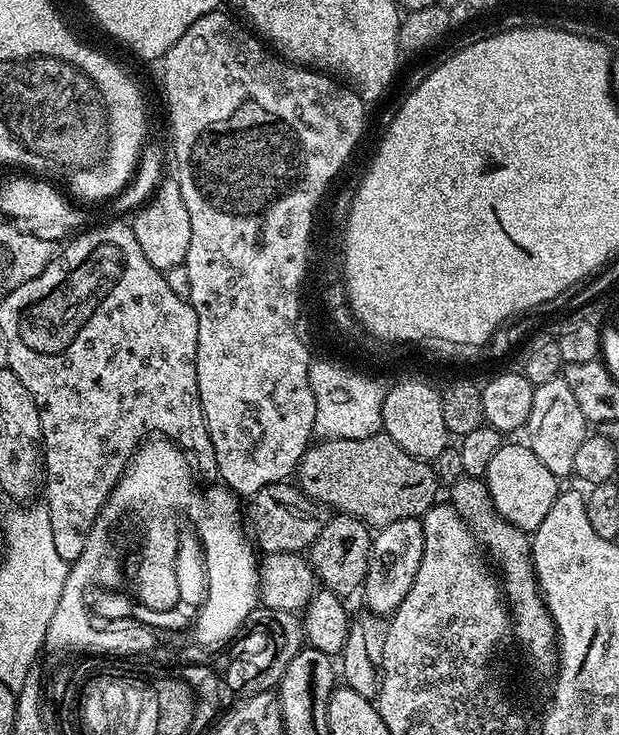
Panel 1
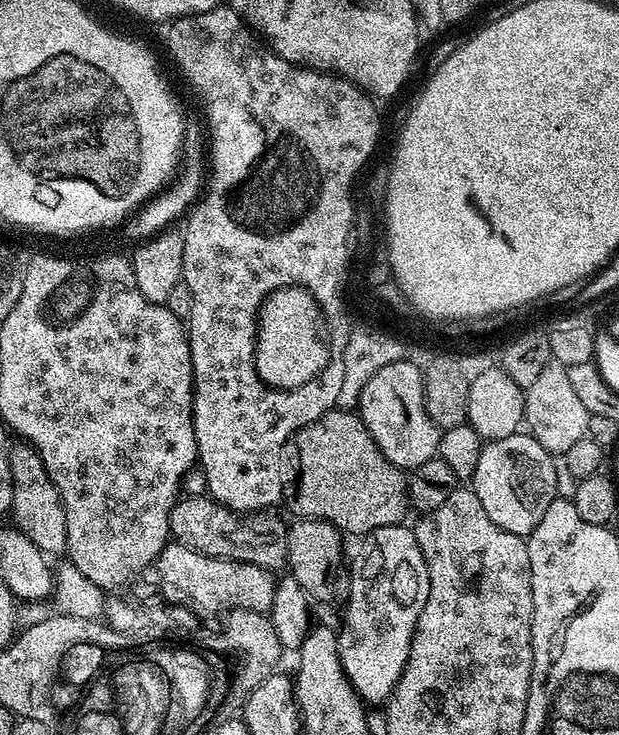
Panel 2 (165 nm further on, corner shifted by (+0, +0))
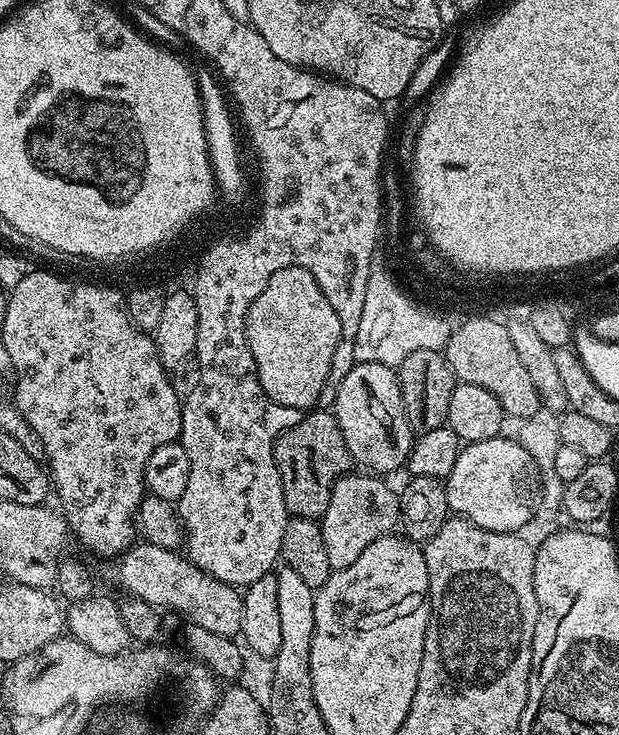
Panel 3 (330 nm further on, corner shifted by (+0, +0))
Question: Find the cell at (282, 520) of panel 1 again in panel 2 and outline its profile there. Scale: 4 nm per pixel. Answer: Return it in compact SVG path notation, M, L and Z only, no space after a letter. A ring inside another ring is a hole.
M207 494L202 496L185 495L183 498L177 499L175 506L172 507L168 530L173 541L184 544L195 552L201 552L203 556L217 556L223 560L241 560L259 568L277 570L276 568L283 569L288 562L289 525L287 523L283 524L274 513L275 511L272 510L249 512L247 514L231 512L228 508L217 504Z

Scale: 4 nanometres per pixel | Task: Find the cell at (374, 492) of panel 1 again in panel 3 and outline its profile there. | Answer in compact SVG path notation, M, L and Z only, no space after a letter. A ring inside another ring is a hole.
M328 410L309 411L301 415L300 420L290 430L286 430L276 439L276 465L278 474L282 478L282 494L284 501L292 516L310 516L320 518L327 510L328 499L332 493L332 484L339 476L348 475L354 461L348 455L348 447L338 430L338 422L335 415Z

